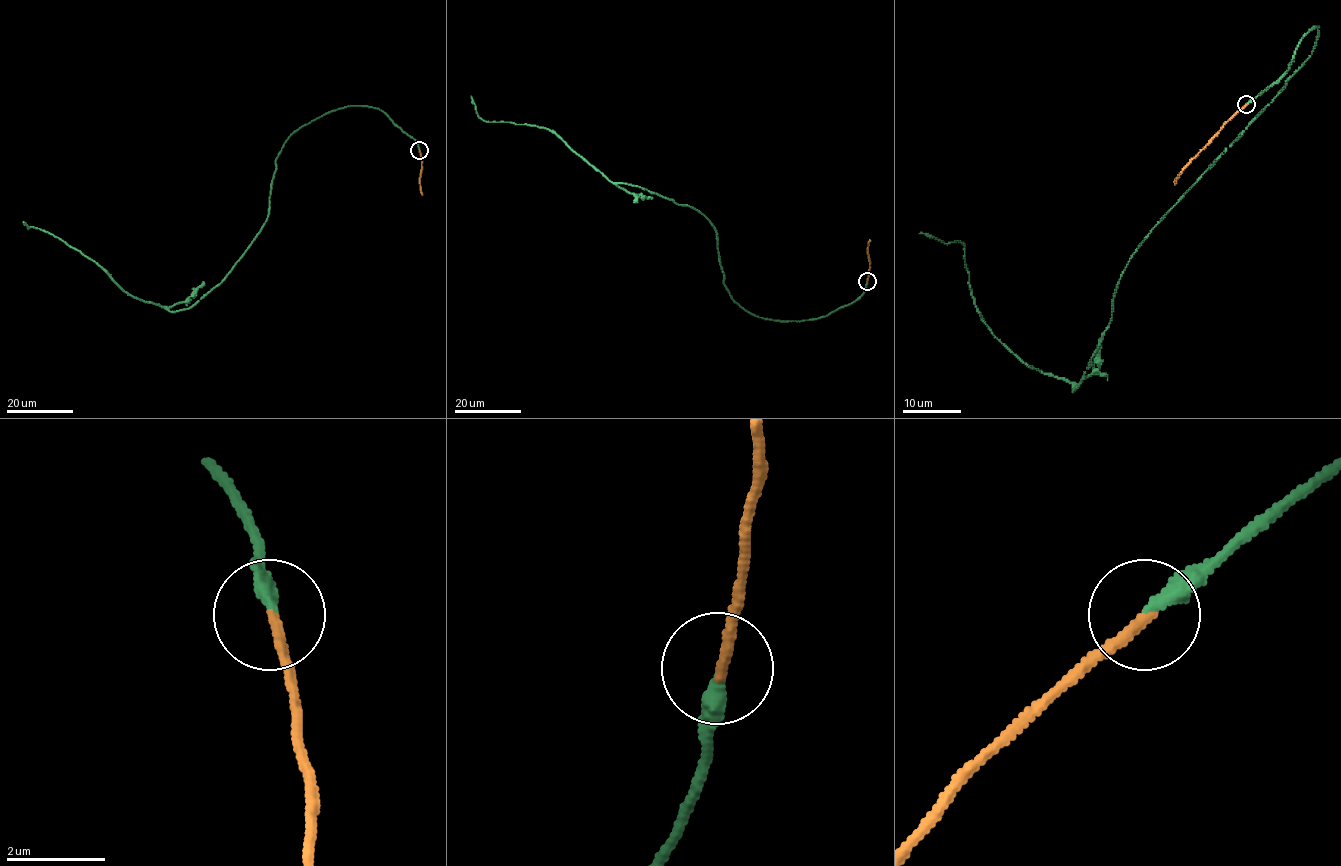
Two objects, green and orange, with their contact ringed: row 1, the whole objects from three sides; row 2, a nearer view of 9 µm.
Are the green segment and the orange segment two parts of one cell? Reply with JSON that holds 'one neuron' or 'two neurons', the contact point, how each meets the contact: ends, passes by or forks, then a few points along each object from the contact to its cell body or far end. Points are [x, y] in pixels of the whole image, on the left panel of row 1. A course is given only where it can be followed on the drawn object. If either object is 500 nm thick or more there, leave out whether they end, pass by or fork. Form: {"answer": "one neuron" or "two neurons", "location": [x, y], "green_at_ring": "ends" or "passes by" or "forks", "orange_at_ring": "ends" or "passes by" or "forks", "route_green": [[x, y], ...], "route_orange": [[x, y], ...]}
{"answer": "one neuron", "location": [419, 150], "green_at_ring": "ends", "orange_at_ring": "ends", "route_green": [[419, 149], [373, 107], [300, 127], [276, 159], [263, 227], [219, 284], [177, 311], [128, 295], [23, 222]], "route_orange": [[419, 149], [422, 195]]}

